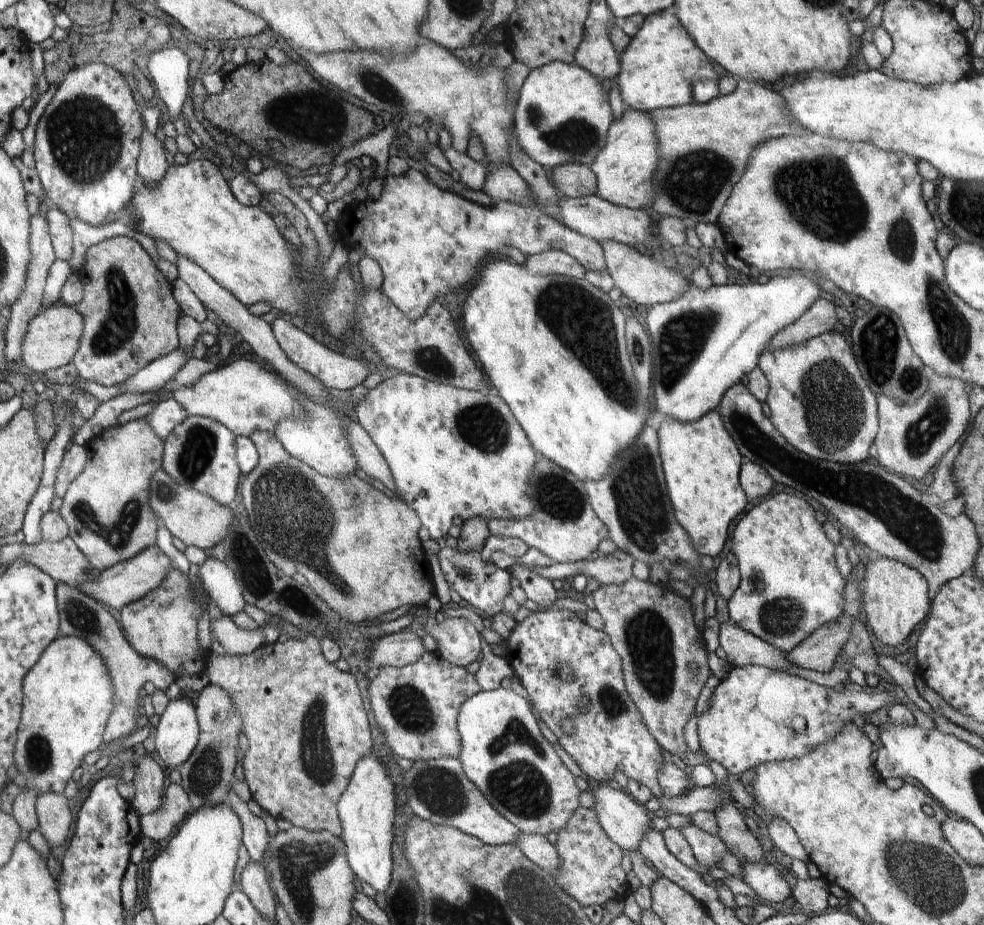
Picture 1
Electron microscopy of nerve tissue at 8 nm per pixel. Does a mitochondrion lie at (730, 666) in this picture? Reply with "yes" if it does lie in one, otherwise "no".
no

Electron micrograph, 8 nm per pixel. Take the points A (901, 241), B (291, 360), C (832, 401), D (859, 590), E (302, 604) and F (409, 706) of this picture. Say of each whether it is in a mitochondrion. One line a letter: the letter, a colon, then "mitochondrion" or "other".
A: mitochondrion
B: other
C: mitochondrion
D: other
E: mitochondrion
F: mitochondrion

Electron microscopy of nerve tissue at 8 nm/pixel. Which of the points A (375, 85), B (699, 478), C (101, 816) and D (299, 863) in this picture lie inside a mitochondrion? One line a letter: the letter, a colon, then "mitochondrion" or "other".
A: mitochondrion
B: other
C: mitochondrion
D: mitochondrion

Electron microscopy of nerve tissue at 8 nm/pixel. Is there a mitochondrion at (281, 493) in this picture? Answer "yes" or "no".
yes

